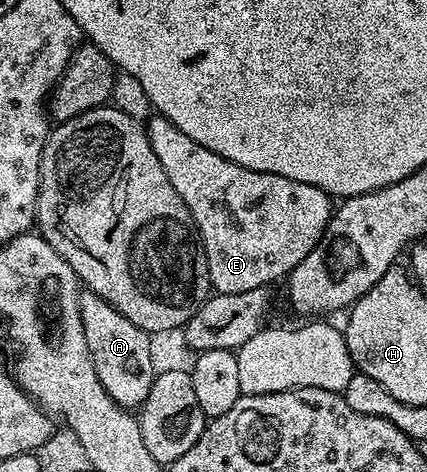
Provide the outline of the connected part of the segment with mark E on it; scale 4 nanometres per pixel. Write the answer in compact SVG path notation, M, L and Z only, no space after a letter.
M160 116L148 119L145 126L171 180L171 188L183 196L183 204L197 225L197 236L205 249L210 287L218 294L251 292L251 288L272 287L284 279L319 244L333 217L335 202L330 195L311 184L287 180L271 172L243 168L207 148L195 144Z

